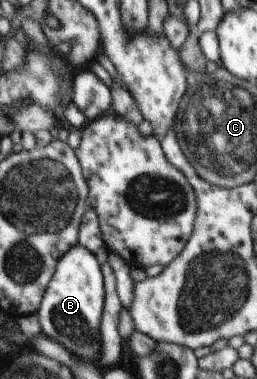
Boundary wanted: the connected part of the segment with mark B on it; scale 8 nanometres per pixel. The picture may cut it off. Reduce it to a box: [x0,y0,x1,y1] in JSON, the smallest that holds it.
[36,243,104,363]

